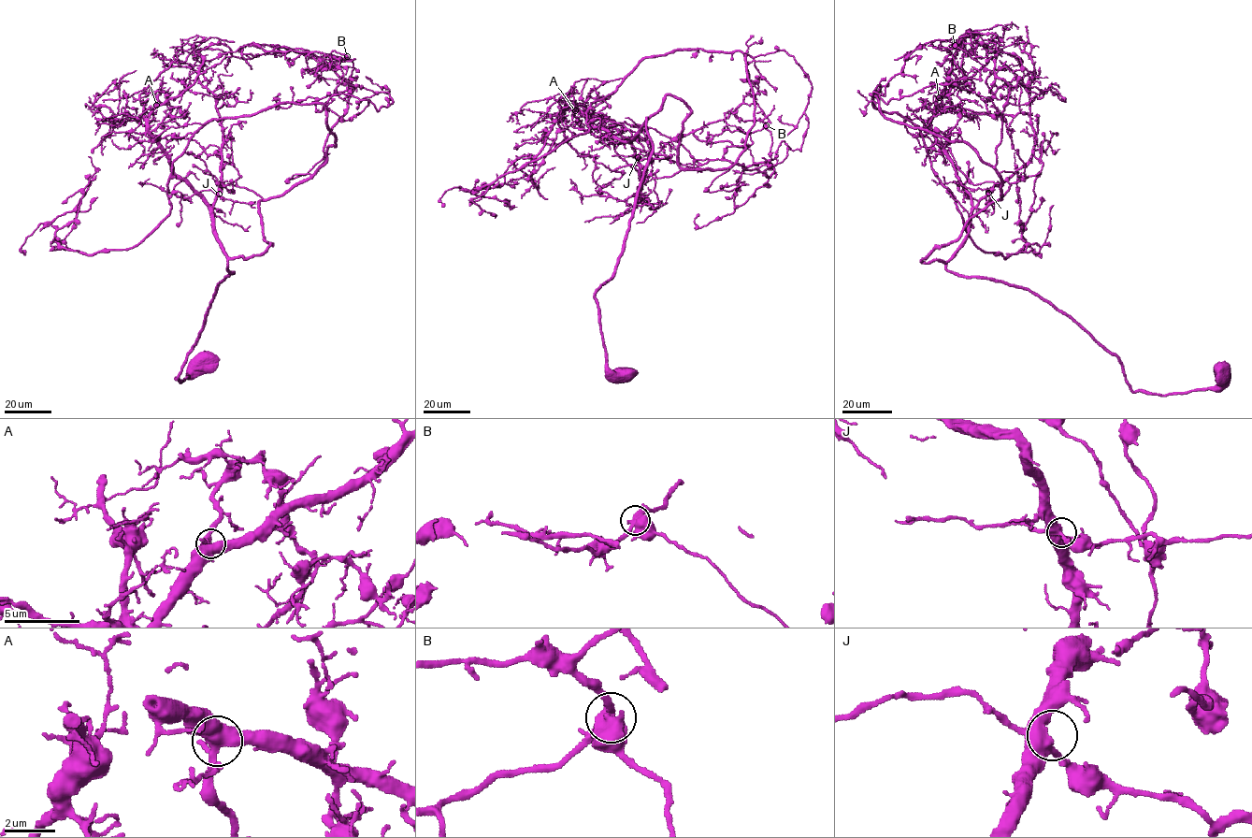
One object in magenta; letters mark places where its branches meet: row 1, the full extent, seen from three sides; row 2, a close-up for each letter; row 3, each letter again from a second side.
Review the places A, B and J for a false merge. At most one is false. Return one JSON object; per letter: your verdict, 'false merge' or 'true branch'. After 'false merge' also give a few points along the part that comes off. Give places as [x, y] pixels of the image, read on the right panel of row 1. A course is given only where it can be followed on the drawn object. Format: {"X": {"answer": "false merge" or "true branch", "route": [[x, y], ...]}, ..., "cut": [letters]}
{"A": {"answer": "true branch"}, "B": {"answer": "false merge", "route": [[954, 45], [961, 39], [972, 47], [978, 45], [974, 47], [971, 35], [958, 37]]}, "J": {"answer": "true branch"}, "cut": ["B"]}

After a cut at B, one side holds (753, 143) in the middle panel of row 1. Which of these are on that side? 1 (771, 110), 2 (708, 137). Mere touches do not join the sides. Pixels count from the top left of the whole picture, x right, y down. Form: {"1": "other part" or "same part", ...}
{"1": "same part", "2": "same part"}

